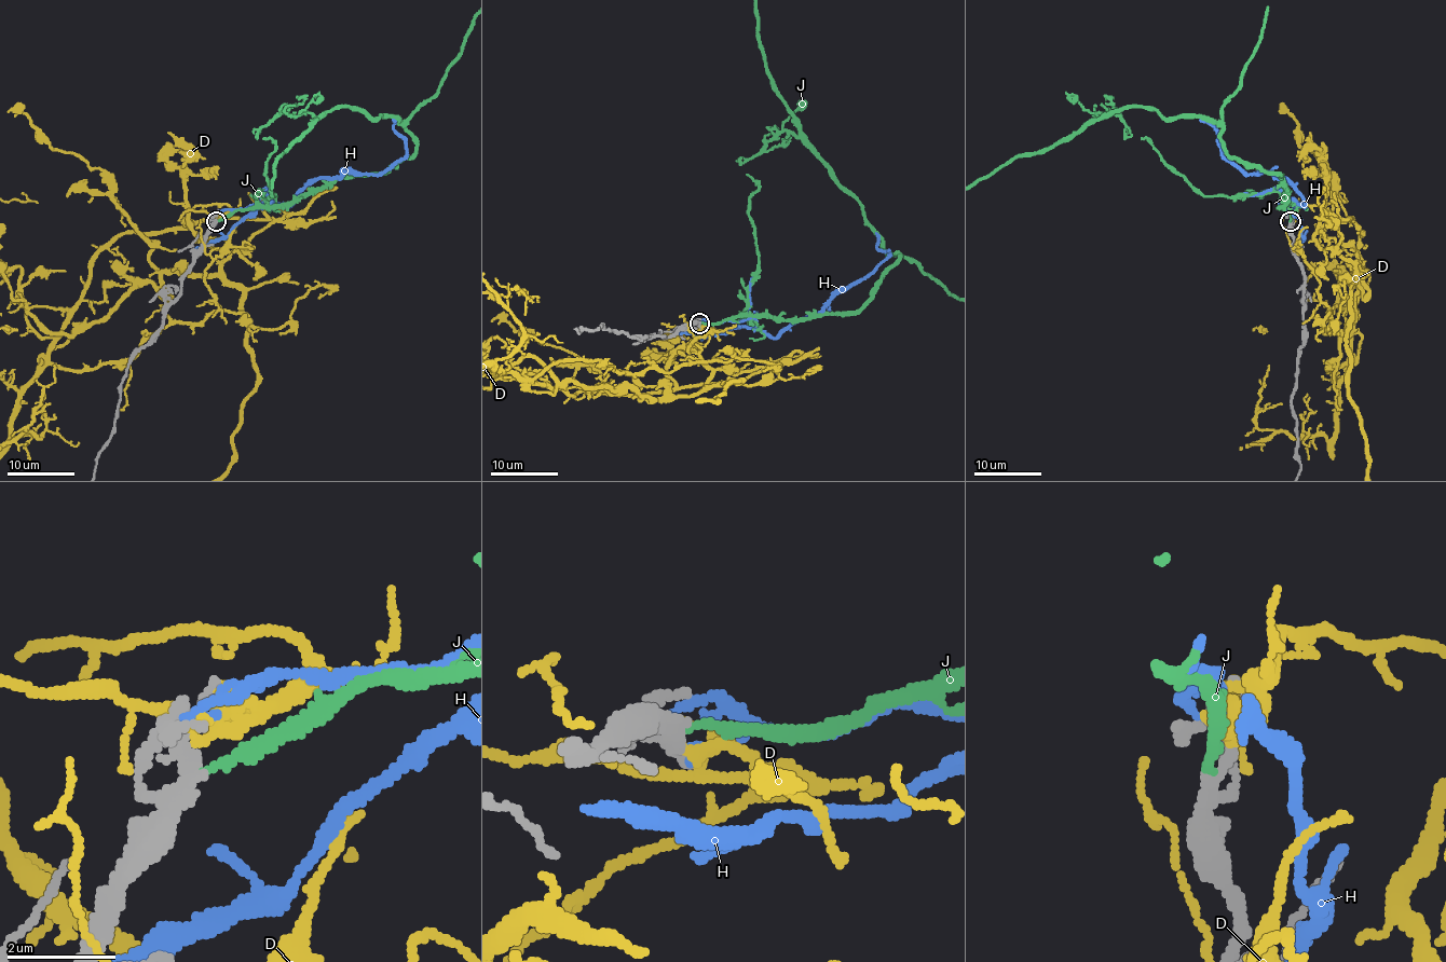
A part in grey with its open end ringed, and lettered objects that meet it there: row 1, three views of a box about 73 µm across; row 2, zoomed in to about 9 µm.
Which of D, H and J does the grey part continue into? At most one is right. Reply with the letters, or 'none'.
J

